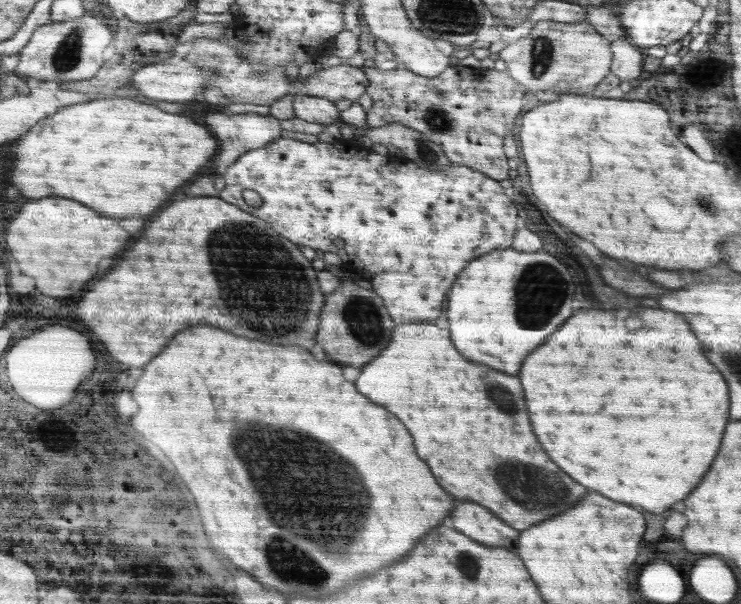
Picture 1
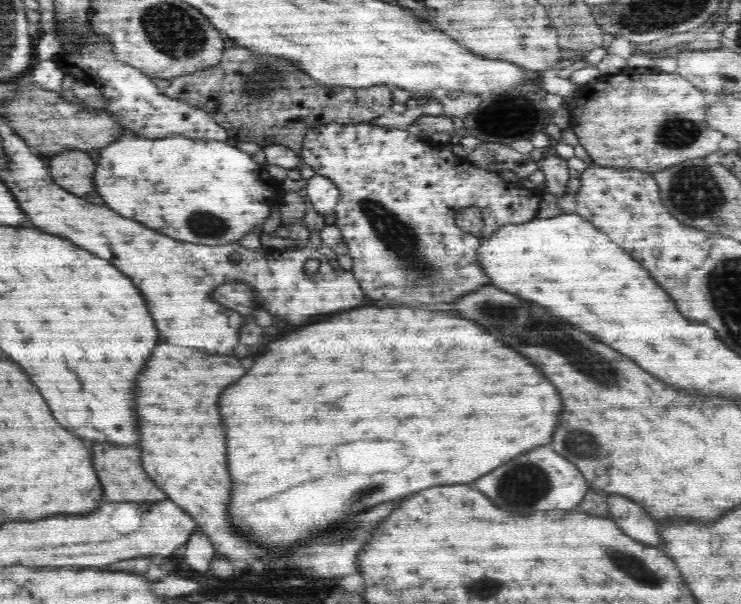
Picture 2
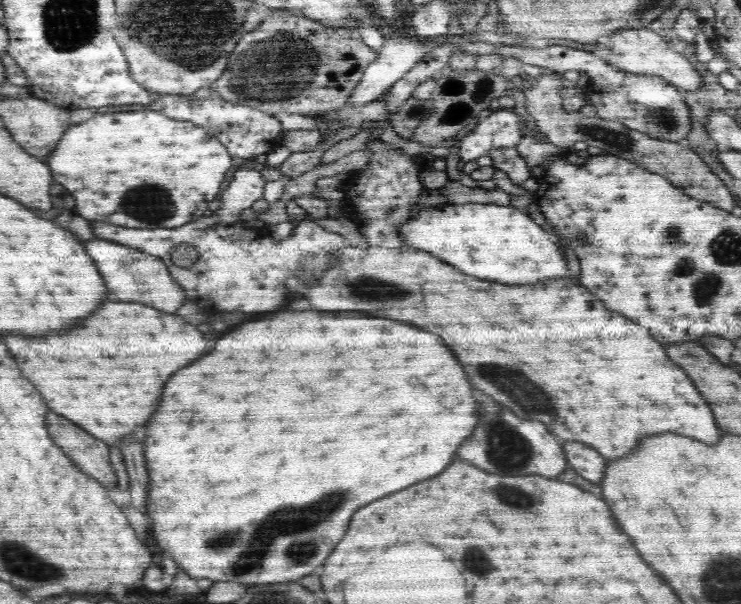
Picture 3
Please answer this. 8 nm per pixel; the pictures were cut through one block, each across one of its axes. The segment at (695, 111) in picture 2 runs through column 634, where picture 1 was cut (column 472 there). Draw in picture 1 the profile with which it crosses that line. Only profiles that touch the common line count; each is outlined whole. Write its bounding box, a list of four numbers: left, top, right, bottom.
[362,64,526,180]

